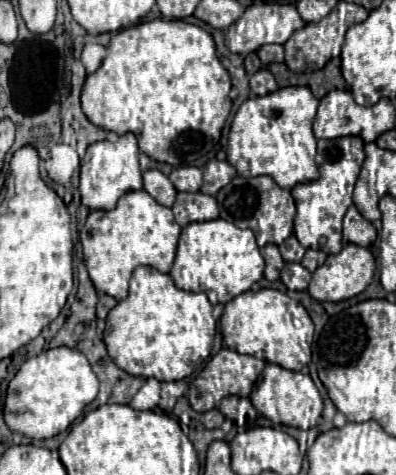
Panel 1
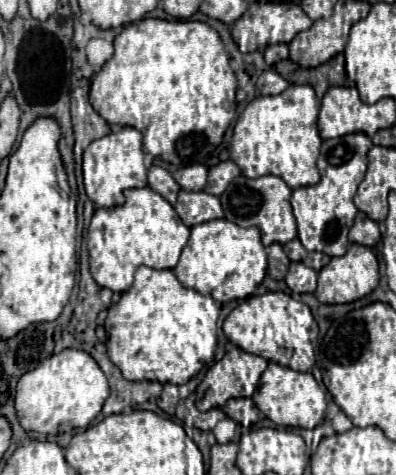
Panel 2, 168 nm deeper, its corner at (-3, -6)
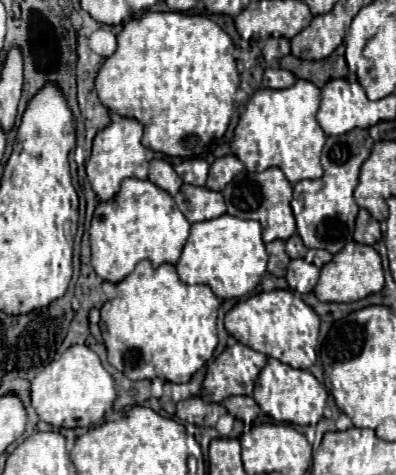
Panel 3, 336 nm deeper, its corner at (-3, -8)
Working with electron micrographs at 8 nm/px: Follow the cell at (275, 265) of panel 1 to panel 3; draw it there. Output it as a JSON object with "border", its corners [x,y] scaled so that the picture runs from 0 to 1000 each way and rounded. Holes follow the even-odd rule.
{"border":[[[692,505],[682,514],[672,514],[672,526],[682,535],[682,547],[677,547],[677,573],[687,581],[717,581],[722,577],[722,560],[732,552],[727,535],[717,531],[717,509],[712,505]]]}

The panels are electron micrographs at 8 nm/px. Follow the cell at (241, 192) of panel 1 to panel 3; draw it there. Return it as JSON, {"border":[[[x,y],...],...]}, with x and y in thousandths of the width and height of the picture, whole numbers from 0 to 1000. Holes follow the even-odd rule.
{"border":[[[677,354],[667,362],[616,362],[596,379],[586,379],[566,400],[566,421],[576,434],[576,451],[616,459],[616,463],[652,463],[662,472],[667,509],[687,505],[727,505],[747,488],[742,451],[732,438],[737,425],[737,392],[707,354]]]}

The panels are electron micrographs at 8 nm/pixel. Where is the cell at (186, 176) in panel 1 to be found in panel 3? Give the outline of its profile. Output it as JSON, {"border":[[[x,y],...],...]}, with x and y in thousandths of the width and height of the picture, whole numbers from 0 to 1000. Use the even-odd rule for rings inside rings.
{"border":[[[480,333],[480,337],[460,337],[444,349],[444,362],[465,383],[490,387],[490,392],[515,392],[520,375],[525,375],[525,345],[520,345],[520,337]]]}

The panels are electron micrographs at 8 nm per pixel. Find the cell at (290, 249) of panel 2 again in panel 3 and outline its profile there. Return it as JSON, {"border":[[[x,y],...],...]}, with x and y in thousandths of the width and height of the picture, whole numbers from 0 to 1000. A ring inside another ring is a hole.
{"border":[[[742,493],[722,505],[722,531],[732,543],[768,543],[773,539],[773,518],[763,514],[753,493]]]}

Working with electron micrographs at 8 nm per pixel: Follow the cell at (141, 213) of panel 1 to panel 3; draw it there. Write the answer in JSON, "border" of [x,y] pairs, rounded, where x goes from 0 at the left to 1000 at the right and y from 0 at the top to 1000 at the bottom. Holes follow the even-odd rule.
{"border":[[[323,375],[283,421],[253,425],[237,442],[227,476],[232,560],[253,585],[293,598],[364,543],[374,543],[389,560],[444,556],[475,488],[480,467],[444,438],[439,417],[419,400],[399,396],[379,379]]]}

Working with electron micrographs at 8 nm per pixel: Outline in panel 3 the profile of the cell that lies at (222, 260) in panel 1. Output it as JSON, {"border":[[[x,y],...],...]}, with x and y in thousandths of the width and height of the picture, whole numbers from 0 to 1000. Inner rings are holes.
{"border":[[[561,451],[535,463],[495,467],[444,552],[455,589],[470,598],[525,598],[551,627],[606,627],[631,619],[672,577],[677,535],[662,509],[662,480],[646,463],[611,463]]]}

